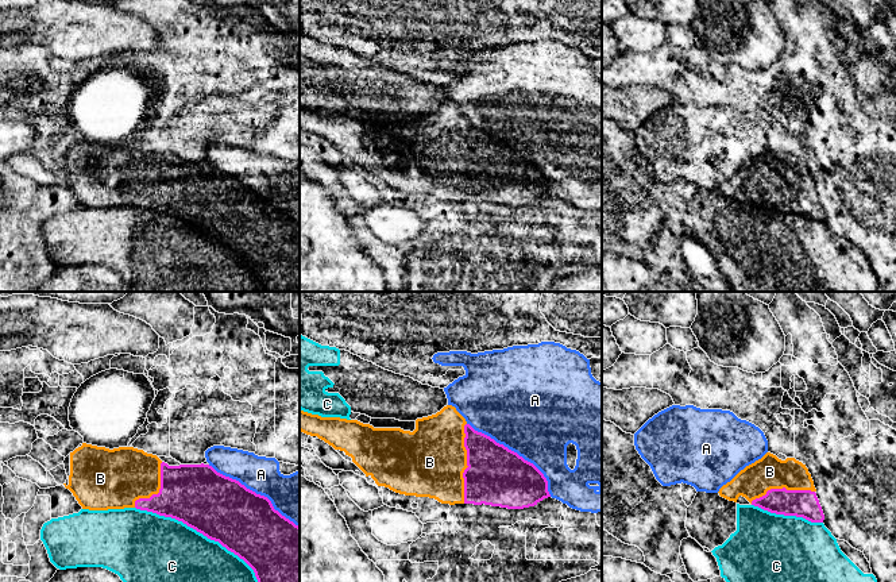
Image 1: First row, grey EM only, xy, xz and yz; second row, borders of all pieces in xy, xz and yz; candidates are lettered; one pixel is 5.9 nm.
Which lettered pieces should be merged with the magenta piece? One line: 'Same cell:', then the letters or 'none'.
Same cell: B

